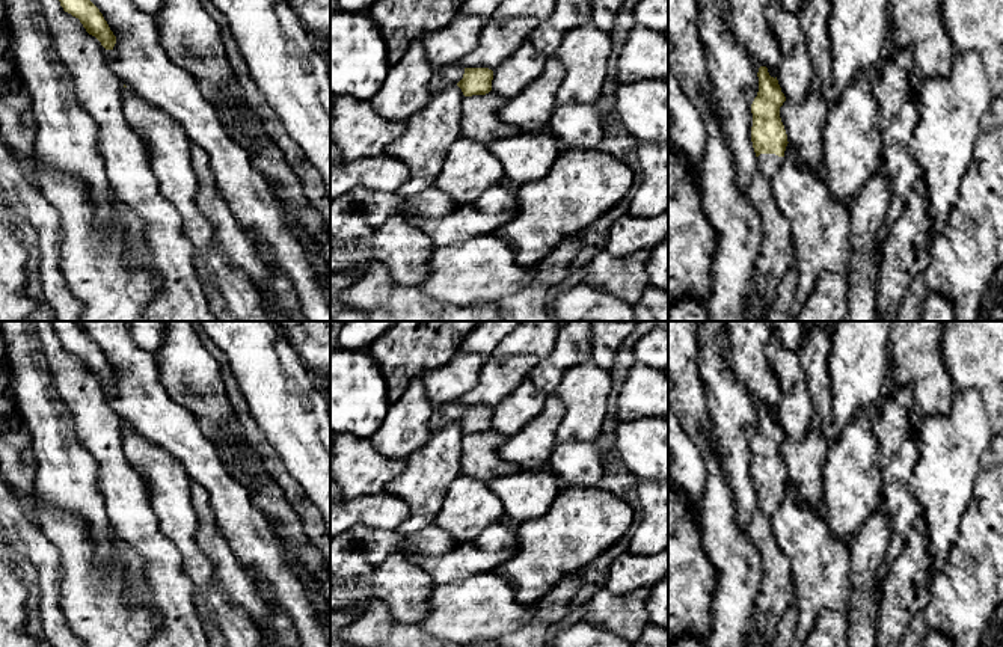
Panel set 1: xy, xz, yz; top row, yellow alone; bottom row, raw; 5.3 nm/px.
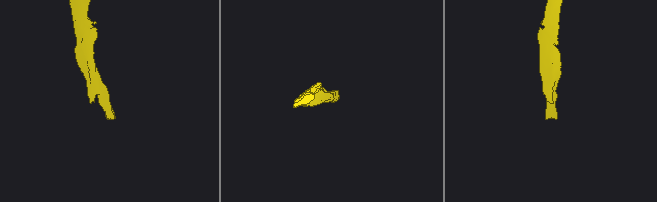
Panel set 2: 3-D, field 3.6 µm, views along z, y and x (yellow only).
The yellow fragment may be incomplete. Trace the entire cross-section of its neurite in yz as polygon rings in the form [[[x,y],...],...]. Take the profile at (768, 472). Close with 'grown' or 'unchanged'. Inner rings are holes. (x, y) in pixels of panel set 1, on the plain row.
[[[766,404],[759,406],[757,415],[759,430],[751,442],[751,480],[757,496],[753,519],[745,531],[762,557],[762,584],[744,647],[754,630],[760,633],[759,647],[769,647],[793,600],[790,560],[778,547],[771,525],[789,481],[780,455],[786,434],[777,415],[771,415]]]; grown

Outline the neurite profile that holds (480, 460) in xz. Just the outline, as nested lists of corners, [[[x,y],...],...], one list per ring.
[[[495,430],[465,434],[462,440],[460,472],[480,481],[492,481],[523,471],[519,465],[502,458],[498,451],[505,436]]]

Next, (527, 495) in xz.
[[[540,469],[504,475],[487,484],[501,499],[507,522],[514,526],[541,517],[564,487],[552,472]]]

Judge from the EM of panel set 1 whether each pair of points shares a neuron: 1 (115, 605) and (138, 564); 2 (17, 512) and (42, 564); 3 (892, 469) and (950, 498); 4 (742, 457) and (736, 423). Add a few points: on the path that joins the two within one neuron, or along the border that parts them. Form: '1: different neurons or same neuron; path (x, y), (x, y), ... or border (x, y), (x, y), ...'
1: different neurons; border (118, 549), (128, 594), (150, 610)
2: same neuron; path (17, 525), (17, 530), (38, 551)
3: different neurons; border (919, 444), (919, 459), (908, 487), (922, 512)
4: same neuron; path (736, 448), (736, 432)

